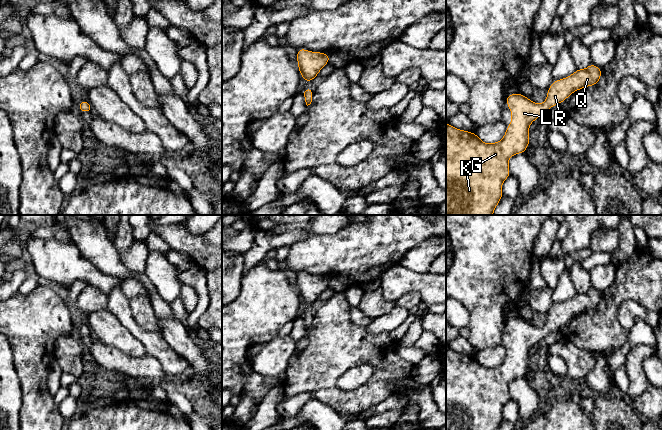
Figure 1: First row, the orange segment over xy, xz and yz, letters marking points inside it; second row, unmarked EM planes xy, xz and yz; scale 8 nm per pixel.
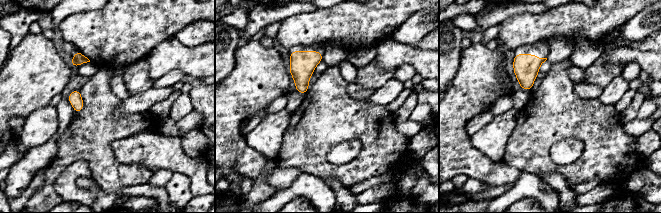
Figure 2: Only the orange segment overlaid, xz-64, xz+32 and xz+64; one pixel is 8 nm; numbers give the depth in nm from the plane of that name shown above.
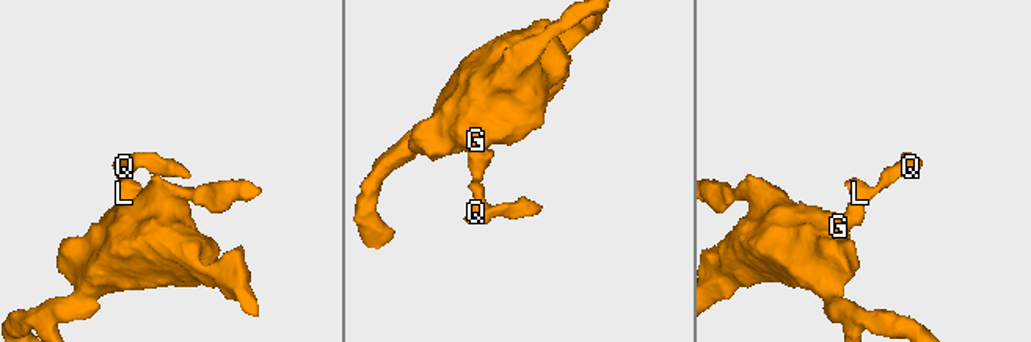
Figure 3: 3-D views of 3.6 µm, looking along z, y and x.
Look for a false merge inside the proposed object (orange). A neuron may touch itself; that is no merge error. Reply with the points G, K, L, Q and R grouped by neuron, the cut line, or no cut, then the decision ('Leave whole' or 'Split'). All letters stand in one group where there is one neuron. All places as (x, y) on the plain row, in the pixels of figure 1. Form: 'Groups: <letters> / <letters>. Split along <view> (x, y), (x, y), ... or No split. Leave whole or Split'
Groups: G K L Q R. No split. Leave whole

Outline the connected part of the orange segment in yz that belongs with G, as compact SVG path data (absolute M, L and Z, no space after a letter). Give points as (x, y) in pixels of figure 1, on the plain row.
M591 287L586 293L577 293L566 302L554 304L542 328L531 325L519 316L508 319L506 327L511 333L511 348L507 350L504 361L496 367L484 367L474 356L459 354L447 346L446 430L497 430L503 420L502 408L511 399L509 382L525 377L529 369L530 348L573 316L598 308L601 299L602 293Z

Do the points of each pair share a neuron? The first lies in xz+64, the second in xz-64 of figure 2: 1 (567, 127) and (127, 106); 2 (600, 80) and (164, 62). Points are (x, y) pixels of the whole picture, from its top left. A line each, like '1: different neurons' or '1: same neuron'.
1: different neurons
2: different neurons

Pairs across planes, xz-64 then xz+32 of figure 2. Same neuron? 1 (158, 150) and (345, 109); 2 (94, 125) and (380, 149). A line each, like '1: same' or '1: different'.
1: different
2: same

